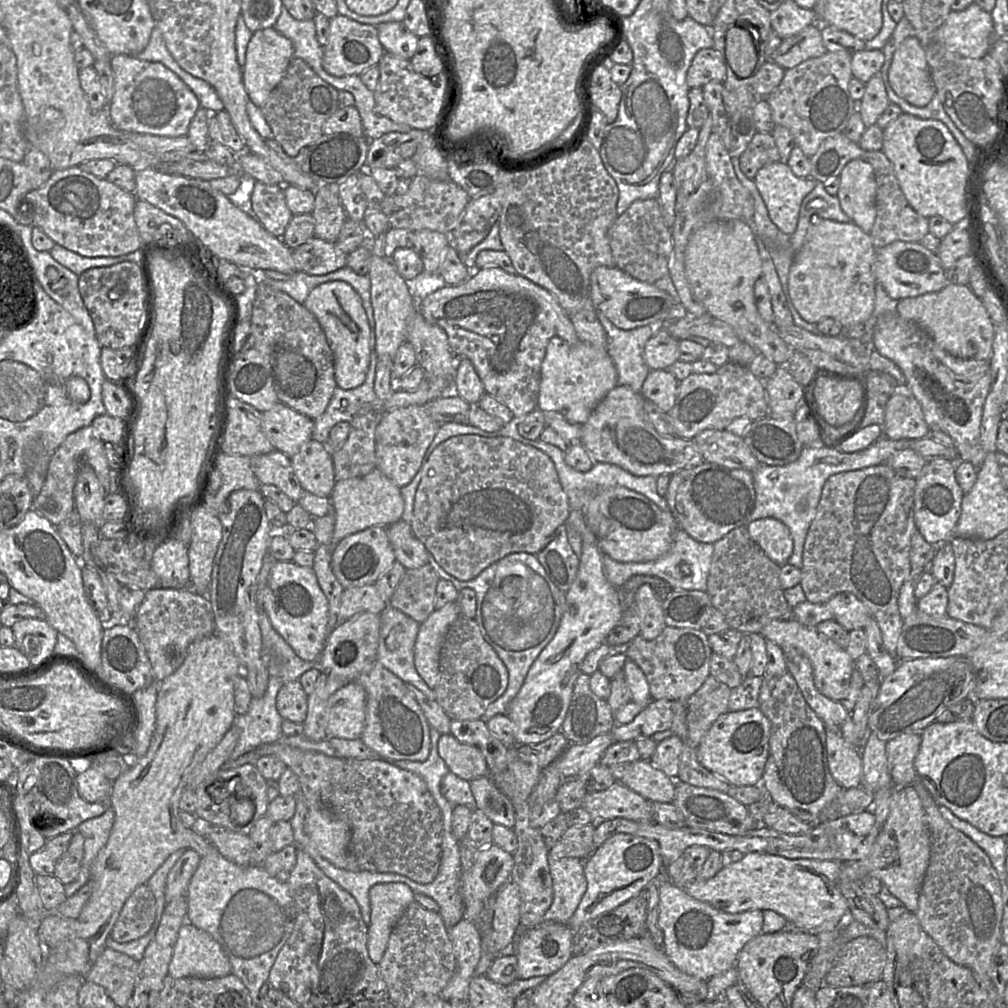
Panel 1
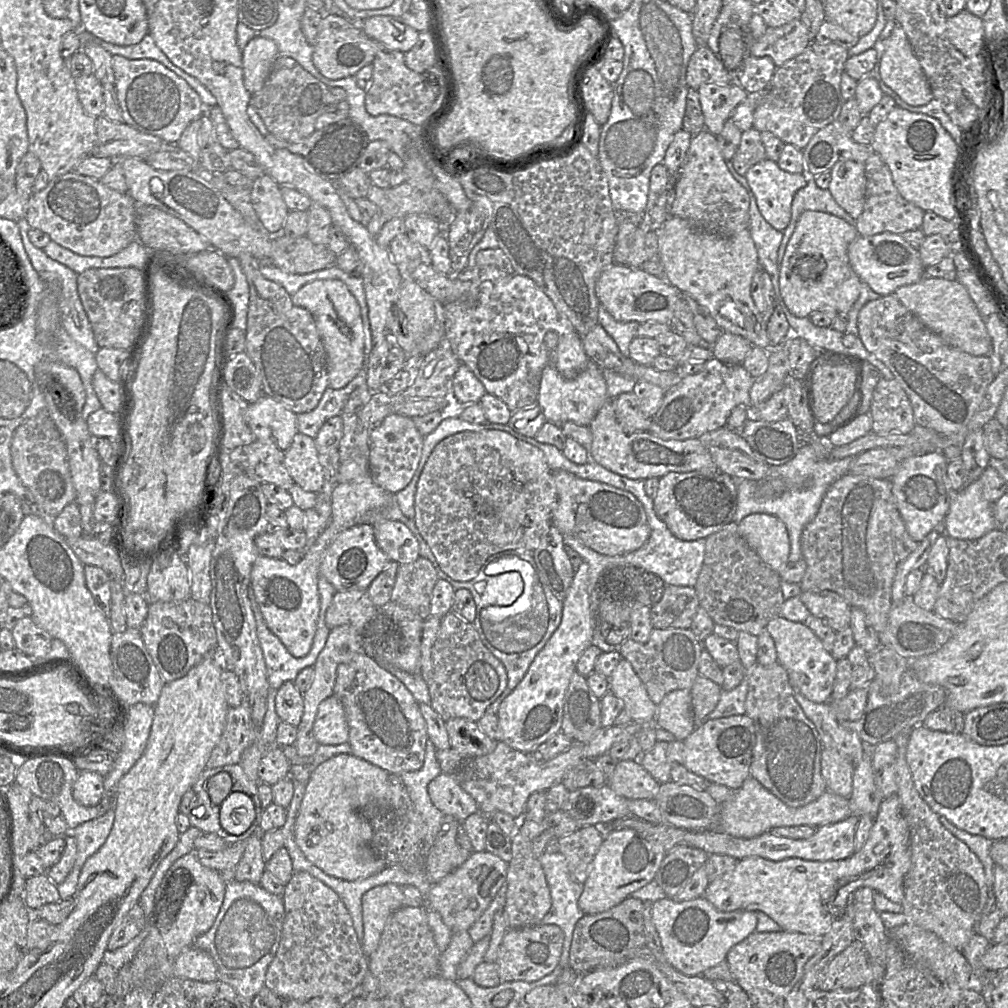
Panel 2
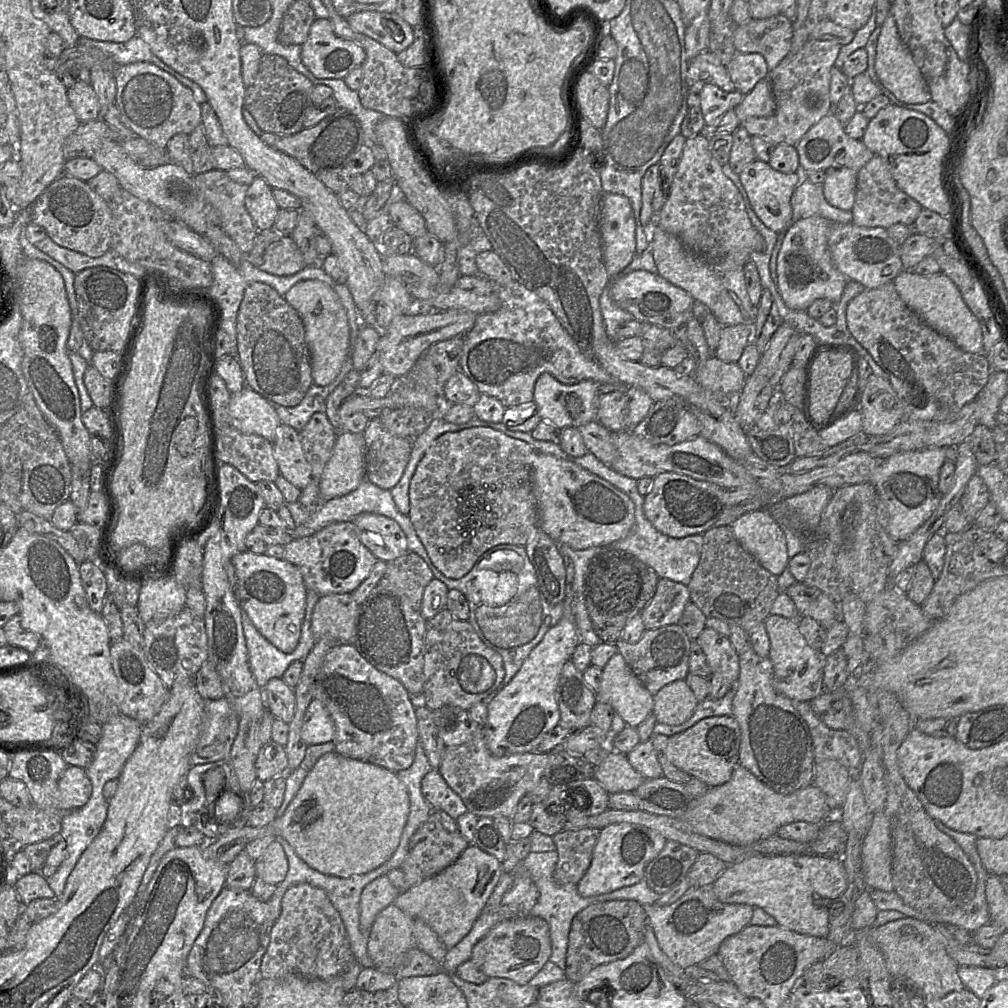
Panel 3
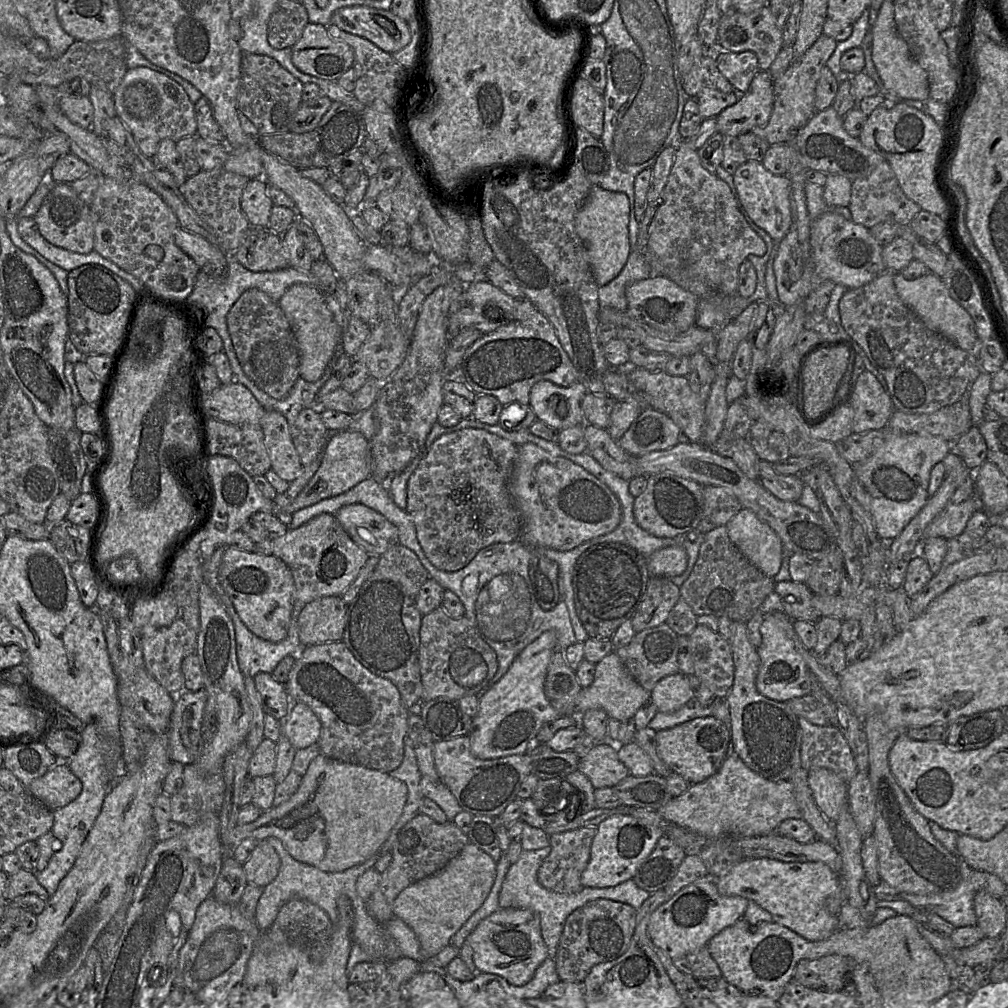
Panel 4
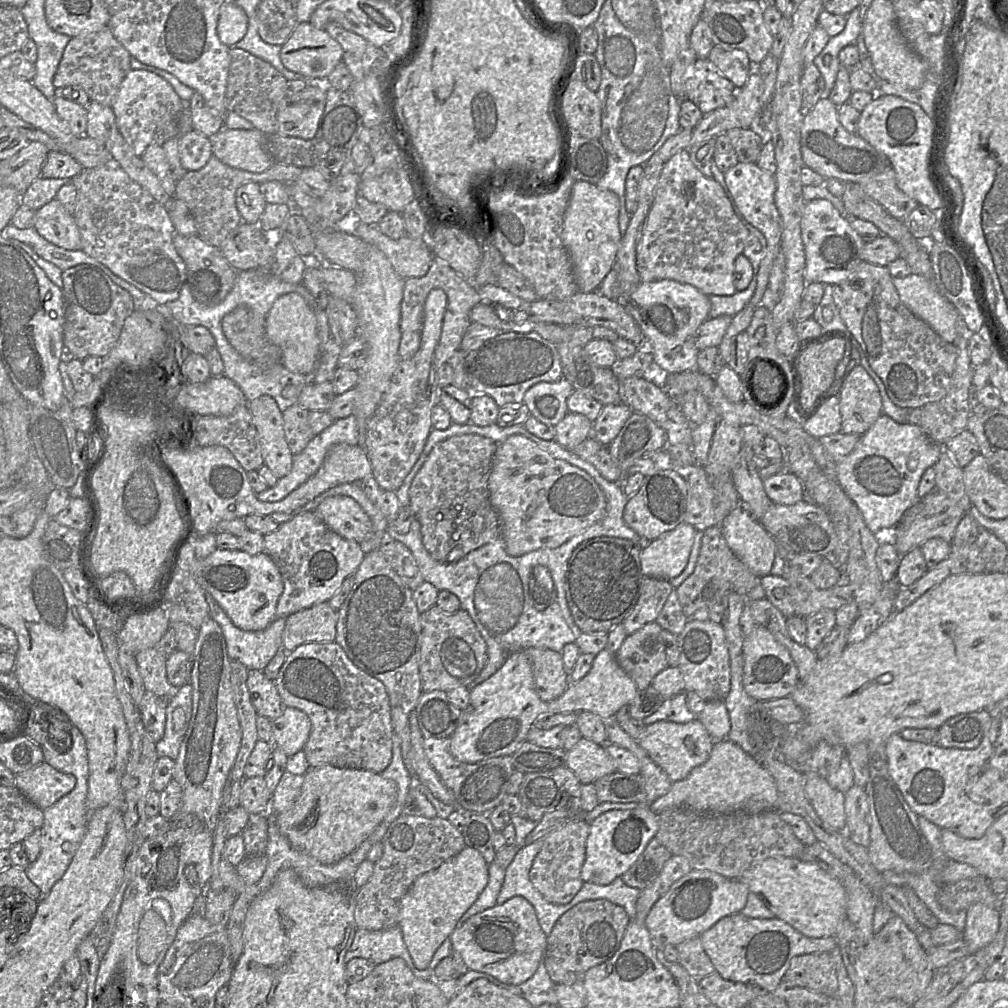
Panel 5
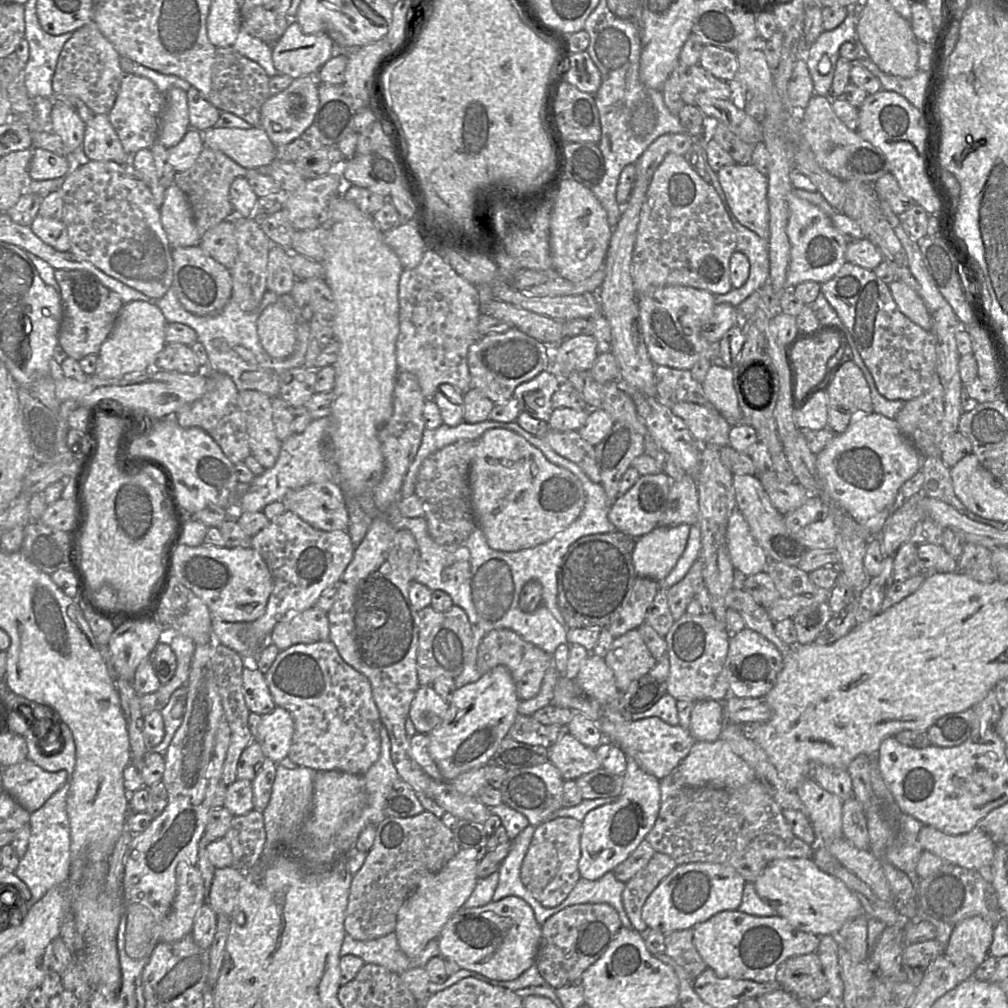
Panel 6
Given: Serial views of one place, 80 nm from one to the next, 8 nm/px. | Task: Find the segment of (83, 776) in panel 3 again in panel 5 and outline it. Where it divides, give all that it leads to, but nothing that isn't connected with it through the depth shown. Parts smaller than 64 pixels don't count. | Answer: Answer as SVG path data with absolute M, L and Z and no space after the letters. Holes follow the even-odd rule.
M46 762L15 775L15 787L42 810L70 793L75 785L72 774L58 771Z

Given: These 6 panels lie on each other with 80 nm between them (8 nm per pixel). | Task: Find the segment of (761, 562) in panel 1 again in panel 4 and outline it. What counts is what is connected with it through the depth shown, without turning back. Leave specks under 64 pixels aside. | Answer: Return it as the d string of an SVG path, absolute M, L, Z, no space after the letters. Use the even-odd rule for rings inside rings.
M726 525L704 533L697 561L690 576L679 587L681 599L695 615L728 617L746 623L759 612L765 598L774 592L775 581L752 564L730 540Z

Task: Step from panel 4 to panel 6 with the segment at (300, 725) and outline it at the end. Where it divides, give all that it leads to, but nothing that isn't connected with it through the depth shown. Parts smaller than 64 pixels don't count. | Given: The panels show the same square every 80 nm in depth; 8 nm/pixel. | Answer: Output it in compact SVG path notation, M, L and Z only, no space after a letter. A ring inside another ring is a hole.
M276 707L269 714L261 716L261 722L257 729L255 741L260 743L266 758L279 763L289 755L294 729L295 724L291 714L284 708Z

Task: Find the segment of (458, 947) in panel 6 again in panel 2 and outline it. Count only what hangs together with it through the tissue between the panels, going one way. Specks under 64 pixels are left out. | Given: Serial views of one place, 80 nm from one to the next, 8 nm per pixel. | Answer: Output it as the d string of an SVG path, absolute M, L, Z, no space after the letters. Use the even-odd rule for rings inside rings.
M540 924L509 929L502 940L496 961L501 982L534 982L549 975L559 966L563 943L564 933L557 925Z

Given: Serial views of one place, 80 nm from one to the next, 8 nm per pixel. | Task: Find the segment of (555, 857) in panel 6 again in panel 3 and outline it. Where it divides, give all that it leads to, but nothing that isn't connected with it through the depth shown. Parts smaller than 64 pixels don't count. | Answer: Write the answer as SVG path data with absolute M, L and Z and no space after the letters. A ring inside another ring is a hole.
M593 827L563 830L552 836L558 861L553 879L560 885L577 885L591 865L599 830Z

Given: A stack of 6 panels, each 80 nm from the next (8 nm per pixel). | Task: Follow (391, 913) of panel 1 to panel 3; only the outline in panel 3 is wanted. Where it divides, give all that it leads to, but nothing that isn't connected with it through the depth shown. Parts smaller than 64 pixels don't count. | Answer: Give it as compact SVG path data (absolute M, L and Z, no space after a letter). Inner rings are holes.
M385 875L364 887L360 896L360 928L367 940L378 913L393 904L399 893Z

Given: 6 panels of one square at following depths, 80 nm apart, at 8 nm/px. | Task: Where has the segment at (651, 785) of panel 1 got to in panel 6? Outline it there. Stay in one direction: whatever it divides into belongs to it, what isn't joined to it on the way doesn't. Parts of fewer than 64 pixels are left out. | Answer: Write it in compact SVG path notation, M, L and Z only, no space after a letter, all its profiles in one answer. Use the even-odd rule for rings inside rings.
M569 733L563 734L548 748L548 758L565 780L575 781L582 775L601 768L595 749L586 747Z

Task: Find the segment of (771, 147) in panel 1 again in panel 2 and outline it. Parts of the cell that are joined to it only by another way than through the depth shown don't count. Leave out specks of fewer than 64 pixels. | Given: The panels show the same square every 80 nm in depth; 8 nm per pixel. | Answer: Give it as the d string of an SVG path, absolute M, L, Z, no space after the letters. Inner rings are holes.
M754 128L742 131L740 144L731 161L735 171L743 177L753 165L766 159L760 134Z

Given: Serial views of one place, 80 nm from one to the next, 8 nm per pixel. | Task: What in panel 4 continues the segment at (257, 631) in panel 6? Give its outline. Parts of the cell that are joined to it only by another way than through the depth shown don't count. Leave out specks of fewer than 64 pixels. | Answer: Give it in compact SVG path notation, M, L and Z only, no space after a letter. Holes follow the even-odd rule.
M320 514L296 529L271 539L273 555L290 569L294 580L294 603L310 603L327 596L340 596L359 576L370 555L356 544L333 514Z

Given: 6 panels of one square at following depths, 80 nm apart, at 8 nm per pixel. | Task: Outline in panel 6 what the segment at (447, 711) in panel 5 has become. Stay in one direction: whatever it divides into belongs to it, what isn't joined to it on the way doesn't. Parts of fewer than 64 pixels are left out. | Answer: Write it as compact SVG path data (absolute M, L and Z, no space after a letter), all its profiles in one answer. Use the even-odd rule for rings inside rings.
M420 685L413 699L409 718L418 733L428 734L438 726L448 710L448 702L431 686Z

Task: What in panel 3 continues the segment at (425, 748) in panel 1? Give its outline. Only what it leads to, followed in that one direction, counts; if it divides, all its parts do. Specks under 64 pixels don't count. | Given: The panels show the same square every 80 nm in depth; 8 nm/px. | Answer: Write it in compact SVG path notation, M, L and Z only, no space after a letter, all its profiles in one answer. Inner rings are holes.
M350 644L334 646L326 655L311 683L314 699L320 700L330 714L335 732L335 752L386 768L394 773L411 766L418 743L415 707L411 695L396 679L377 670Z

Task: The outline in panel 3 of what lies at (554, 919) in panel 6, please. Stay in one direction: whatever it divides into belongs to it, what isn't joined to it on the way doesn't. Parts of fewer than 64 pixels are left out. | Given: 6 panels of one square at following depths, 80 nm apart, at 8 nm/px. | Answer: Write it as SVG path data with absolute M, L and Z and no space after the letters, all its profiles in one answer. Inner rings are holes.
M634 900L602 901L589 905L572 920L566 953L566 979L578 983L599 965L628 957L644 942L647 907Z

